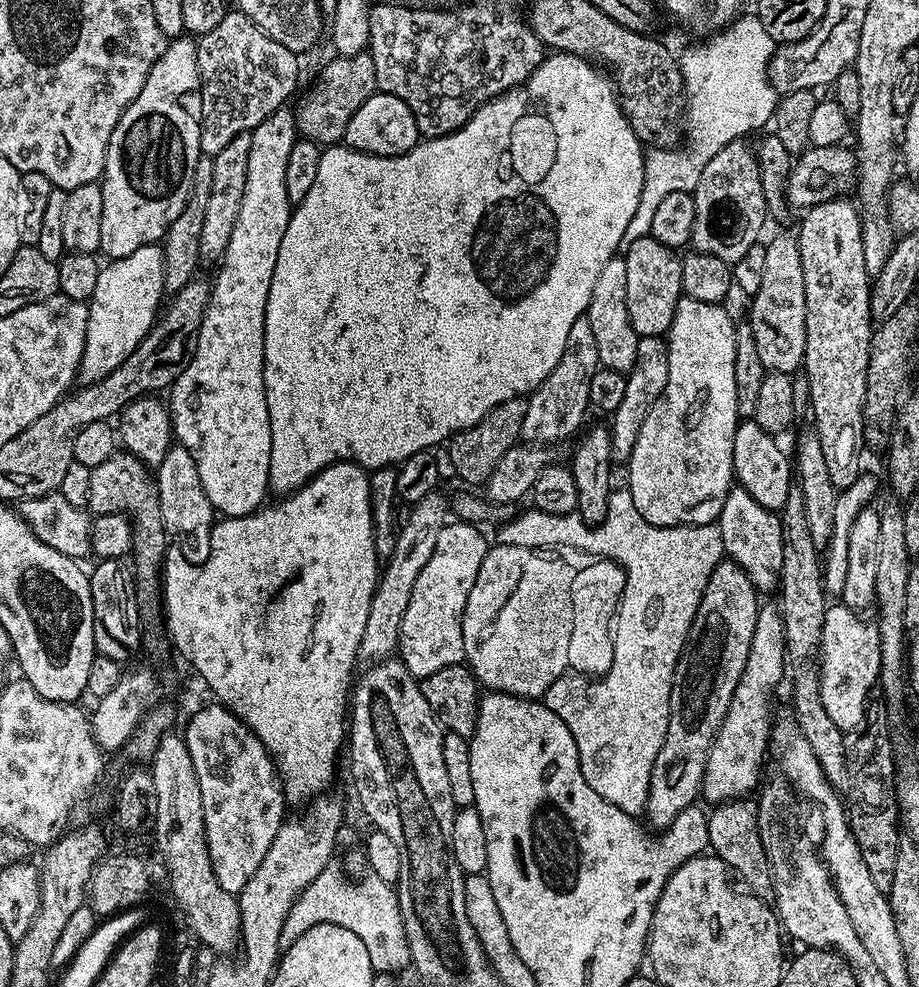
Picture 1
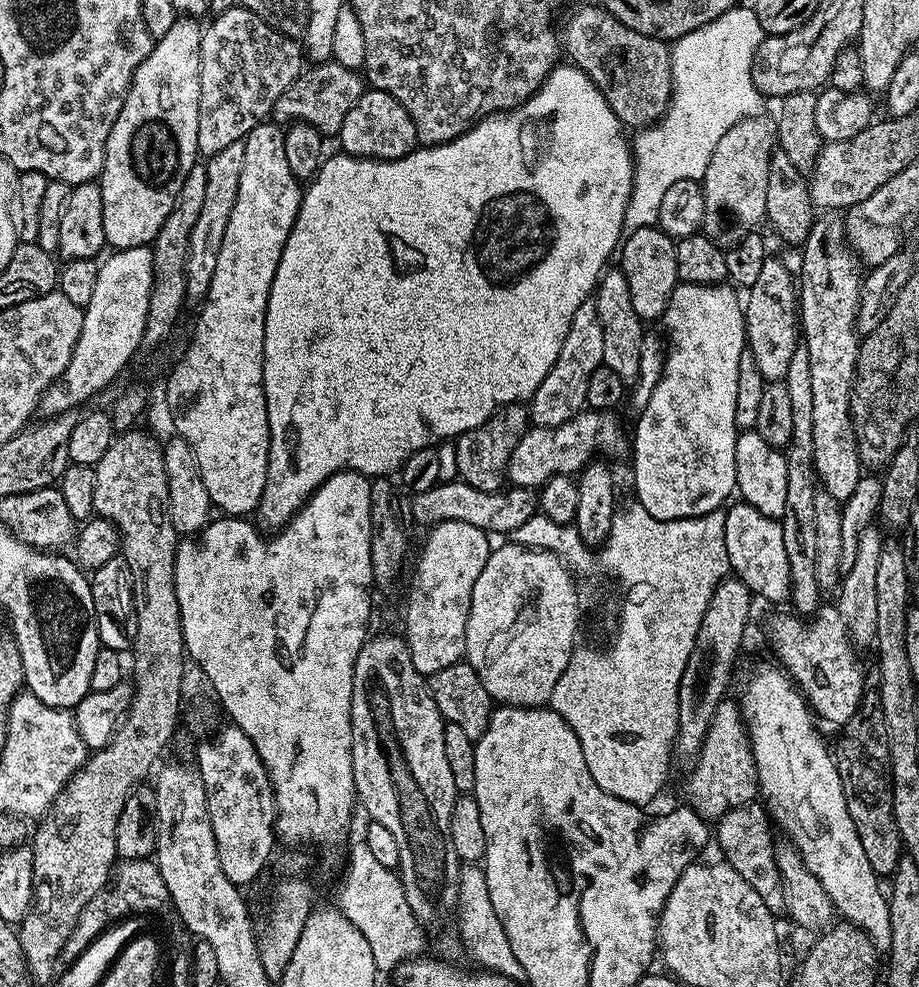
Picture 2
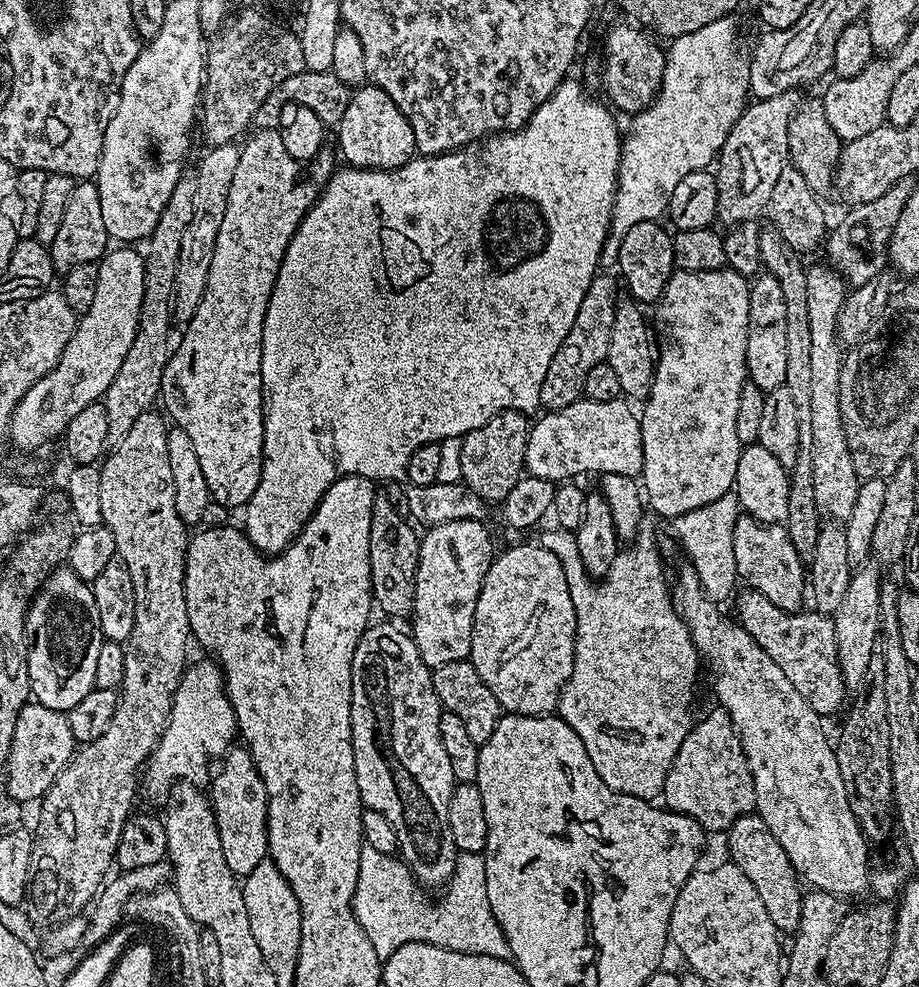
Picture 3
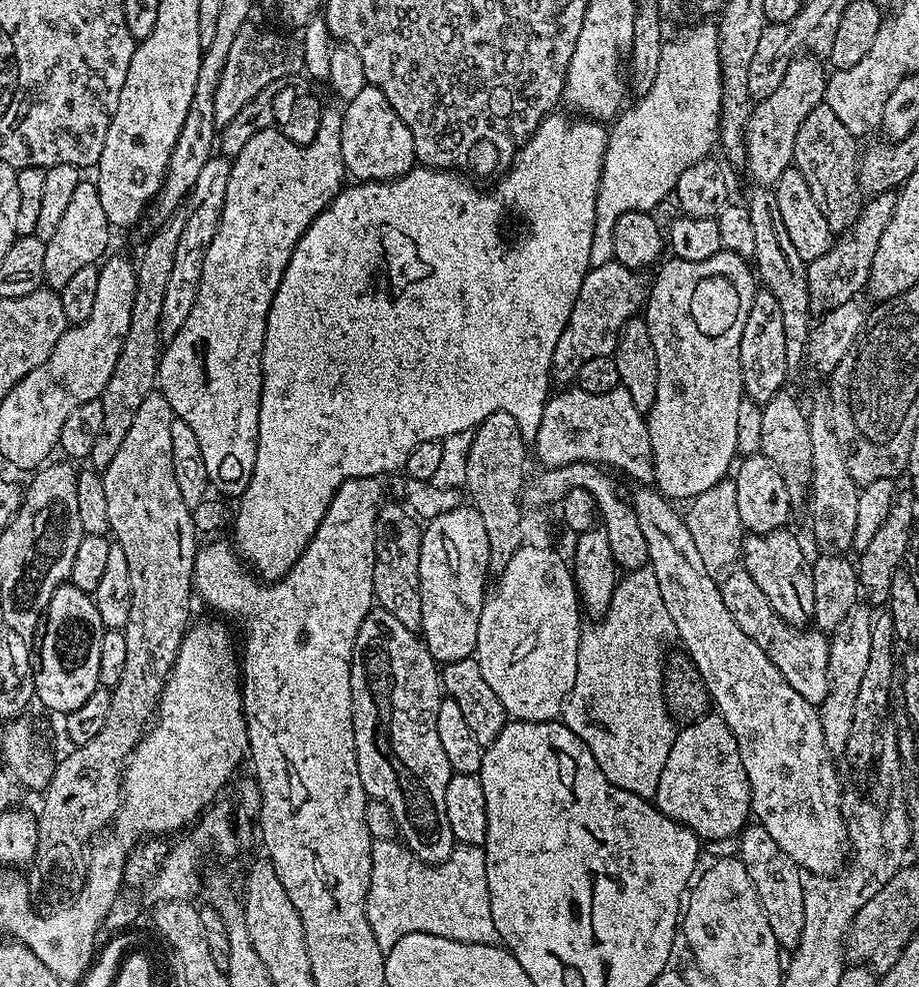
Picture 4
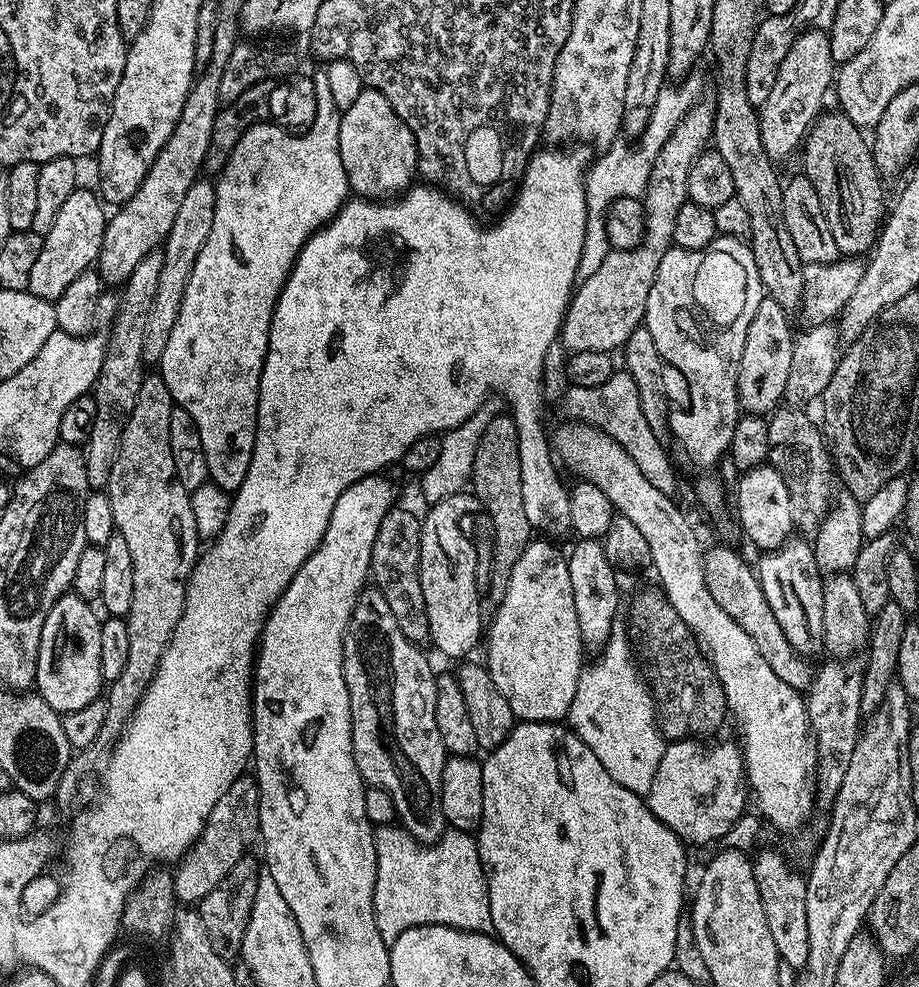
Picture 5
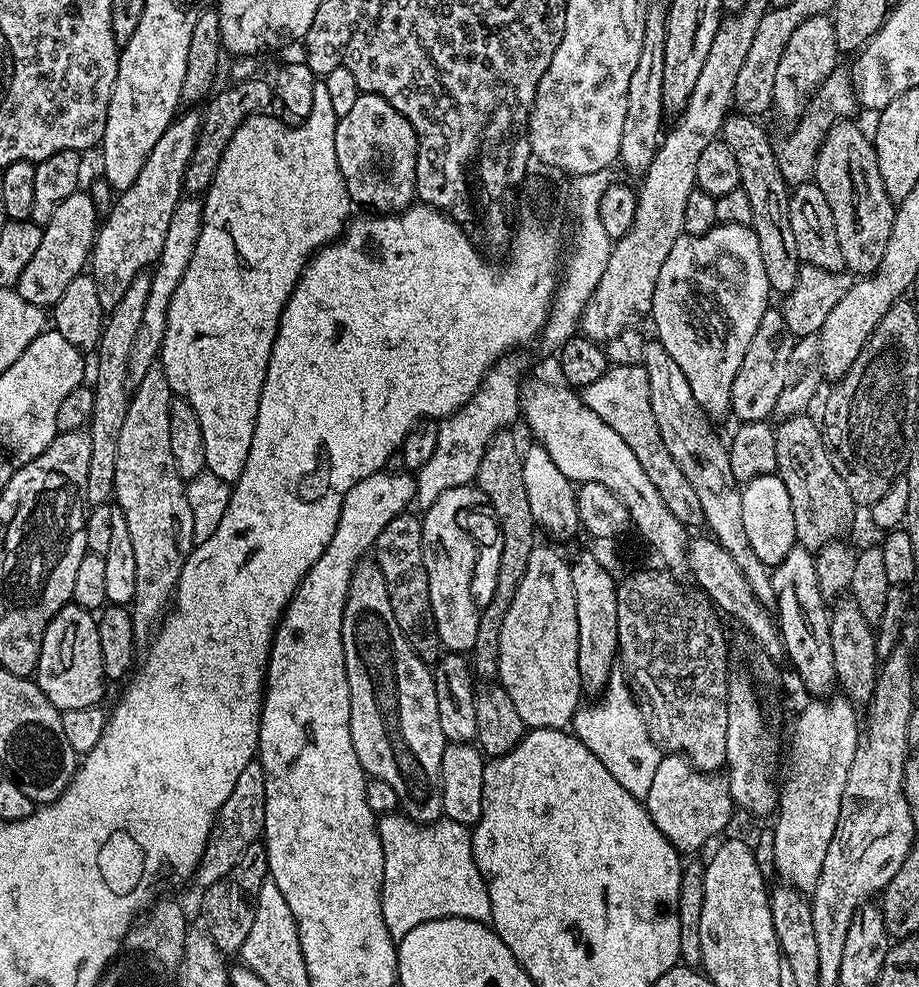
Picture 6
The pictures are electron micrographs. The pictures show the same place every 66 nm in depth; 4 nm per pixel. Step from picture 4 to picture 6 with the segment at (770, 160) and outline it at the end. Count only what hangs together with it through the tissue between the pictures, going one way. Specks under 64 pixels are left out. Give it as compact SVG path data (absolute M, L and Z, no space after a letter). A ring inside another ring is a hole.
M831 15L806 18L806 22L802 22L794 34L790 34L790 42L786 42L786 50L782 50L778 71L774 74L774 112L789 122L799 120L812 95L823 86L826 78L837 71L836 59L841 59L841 56L838 42L835 41Z

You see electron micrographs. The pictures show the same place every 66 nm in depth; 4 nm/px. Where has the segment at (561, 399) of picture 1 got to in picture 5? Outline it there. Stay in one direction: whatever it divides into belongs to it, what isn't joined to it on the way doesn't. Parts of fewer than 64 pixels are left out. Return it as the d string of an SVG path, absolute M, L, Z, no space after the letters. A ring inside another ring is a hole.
M698 102L684 115L670 138L666 138L666 146L654 162L648 190L642 197L646 218L644 241L630 250L609 251L606 262L602 262L590 278L577 283L558 337L559 343L564 343L569 353L582 350L615 353L615 348L616 351L623 349L633 330L643 325L650 286L654 286L662 258L673 247L674 220L688 200L687 179L691 167L701 152L709 147L712 138L714 108L711 103L704 103Z

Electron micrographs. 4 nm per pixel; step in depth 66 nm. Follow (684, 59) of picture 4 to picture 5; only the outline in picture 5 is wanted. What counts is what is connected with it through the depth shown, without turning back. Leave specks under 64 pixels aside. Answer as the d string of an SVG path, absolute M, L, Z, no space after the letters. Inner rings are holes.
M688 74L679 81L677 88L665 86L658 94L658 102L654 102L652 113L647 124L639 133L636 145L627 144L624 138L617 138L599 153L600 157L589 163L584 173L584 193L586 194L586 242L582 242L582 258L580 259L579 279L585 280L606 262L609 254L606 238L606 214L610 206L623 196L643 197L648 190L648 179L652 173L654 162L664 146L666 138L682 122L684 115L701 99L700 80L696 74Z

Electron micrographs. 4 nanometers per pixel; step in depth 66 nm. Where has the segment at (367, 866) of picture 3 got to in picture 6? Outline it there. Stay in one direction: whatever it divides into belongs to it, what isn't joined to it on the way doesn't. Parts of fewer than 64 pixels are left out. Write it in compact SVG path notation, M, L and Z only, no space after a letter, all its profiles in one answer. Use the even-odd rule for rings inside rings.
M399 811L379 817L376 829L382 842L382 918L392 939L399 942L414 926L422 922L434 922L438 918L470 918L485 922L492 919L490 894L484 885L482 874L474 862L472 834L467 824L459 824L447 818L433 824L419 824Z

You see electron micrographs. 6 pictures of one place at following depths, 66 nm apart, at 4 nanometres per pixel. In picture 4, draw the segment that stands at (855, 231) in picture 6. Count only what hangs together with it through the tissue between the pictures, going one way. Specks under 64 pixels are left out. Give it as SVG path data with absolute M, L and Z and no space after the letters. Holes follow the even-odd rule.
M826 103L814 106L806 114L806 122L798 126L798 138L794 138L792 162L795 168L806 178L818 210L826 214L826 222L833 233L840 234L852 227L862 211L862 189L860 186L860 157L857 137L852 136L845 123L834 114Z

